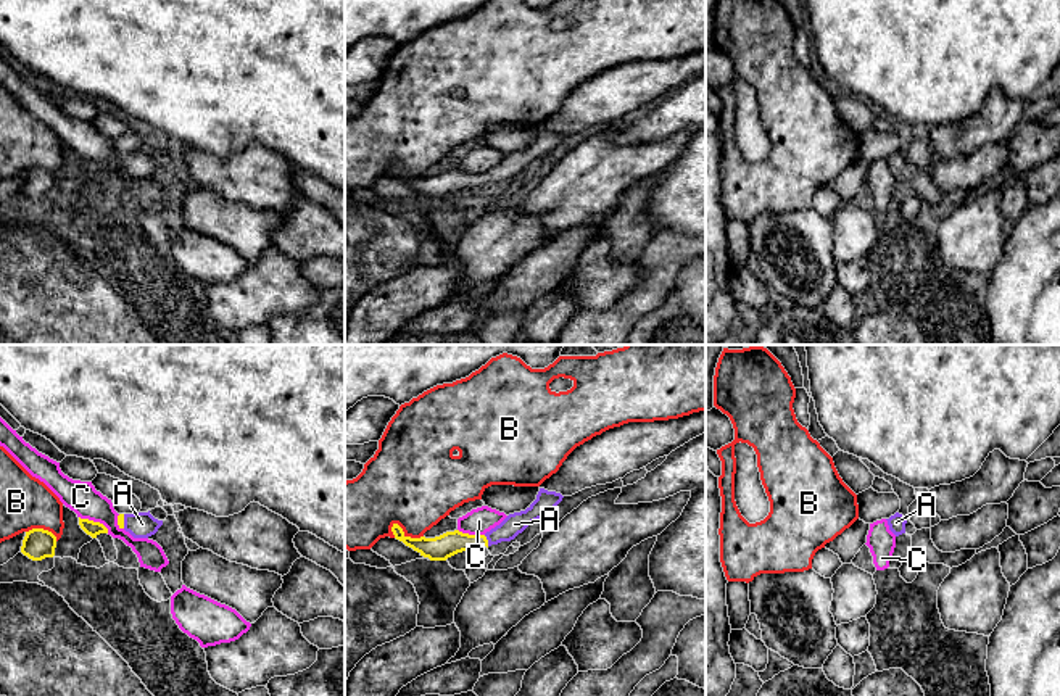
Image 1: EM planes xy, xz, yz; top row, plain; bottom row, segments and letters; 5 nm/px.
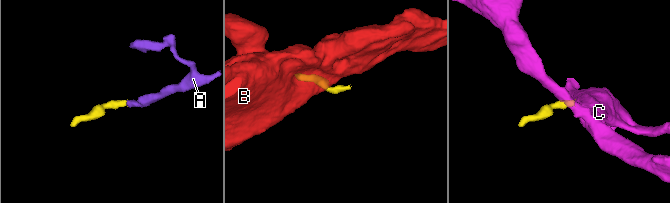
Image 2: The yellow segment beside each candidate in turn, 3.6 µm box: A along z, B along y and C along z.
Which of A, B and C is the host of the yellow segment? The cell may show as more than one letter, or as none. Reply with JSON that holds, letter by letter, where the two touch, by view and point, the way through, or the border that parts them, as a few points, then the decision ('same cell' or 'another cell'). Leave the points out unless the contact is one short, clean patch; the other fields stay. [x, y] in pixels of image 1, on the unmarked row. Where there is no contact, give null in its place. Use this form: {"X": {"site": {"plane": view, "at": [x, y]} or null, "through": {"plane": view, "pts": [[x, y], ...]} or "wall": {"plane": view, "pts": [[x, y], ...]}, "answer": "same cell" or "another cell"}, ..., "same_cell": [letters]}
{"A": {"site": {"plane": "xz", "at": [487, 179]}, "through": {"plane": "xz", "pts": [[440, 187], [453, 181], [487, 179], [514, 163]]}, "answer": "same cell"}, "B": {"site": {"plane": "xz", "at": [406, 176]}, "answer": "another cell"}, "C": {"site": {"plane": "xy", "at": [95, 161]}, "wall": {"plane": "xy", "pts": [[79, 155], [99, 160], [108, 171]]}, "answer": "another cell"}, "same_cell": ["A"]}

